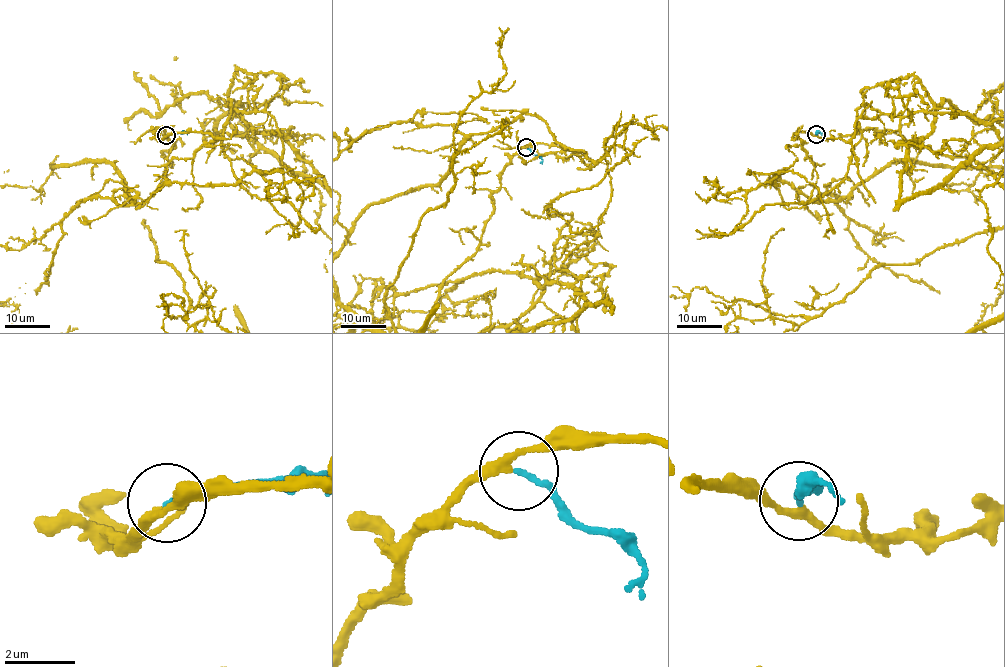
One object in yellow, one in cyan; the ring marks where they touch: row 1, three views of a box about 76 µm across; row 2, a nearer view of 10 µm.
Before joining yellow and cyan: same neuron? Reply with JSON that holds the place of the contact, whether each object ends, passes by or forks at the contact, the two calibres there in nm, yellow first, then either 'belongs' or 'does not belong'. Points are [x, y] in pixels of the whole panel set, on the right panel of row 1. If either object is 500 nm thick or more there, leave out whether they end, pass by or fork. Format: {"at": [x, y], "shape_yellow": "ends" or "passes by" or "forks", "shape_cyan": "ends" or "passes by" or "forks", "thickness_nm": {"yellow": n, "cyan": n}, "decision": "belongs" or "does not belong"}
{"at": [816, 134], "shape_yellow": "passes by", "shape_cyan": "ends", "thickness_nm": {"yellow": 200, "cyan": 160}, "decision": "belongs"}

